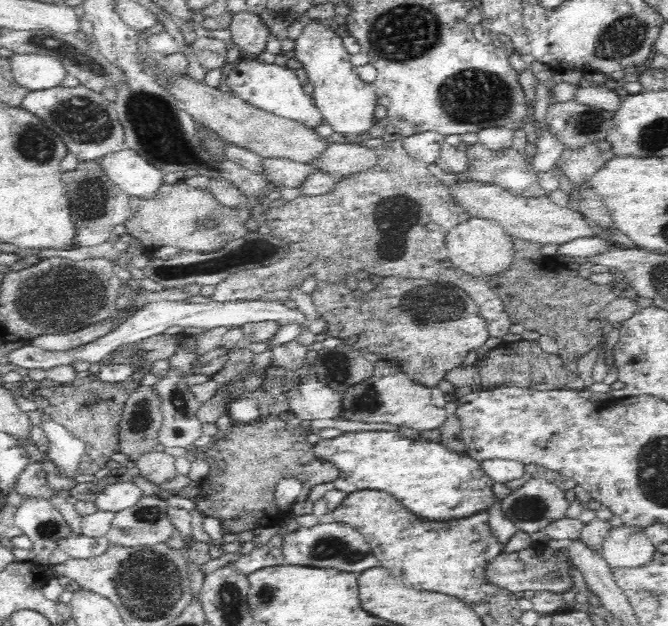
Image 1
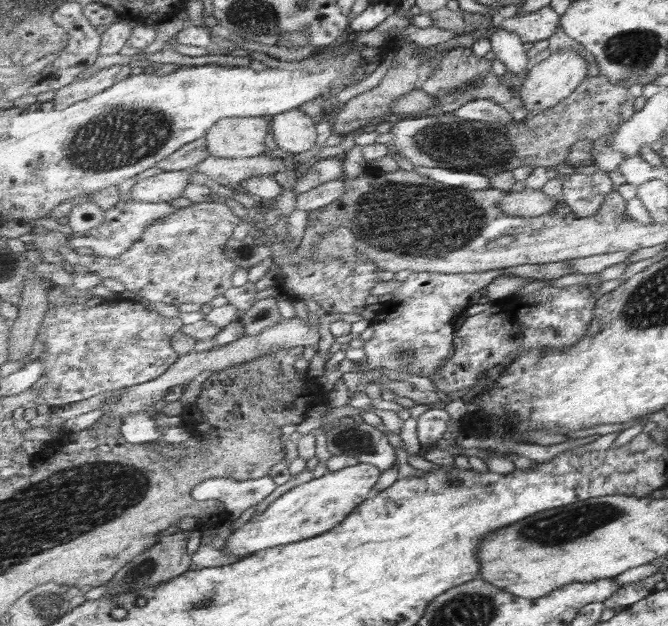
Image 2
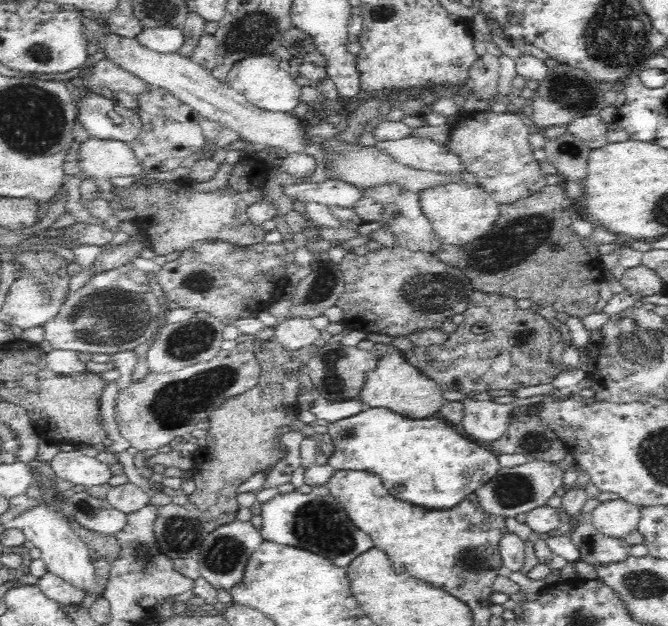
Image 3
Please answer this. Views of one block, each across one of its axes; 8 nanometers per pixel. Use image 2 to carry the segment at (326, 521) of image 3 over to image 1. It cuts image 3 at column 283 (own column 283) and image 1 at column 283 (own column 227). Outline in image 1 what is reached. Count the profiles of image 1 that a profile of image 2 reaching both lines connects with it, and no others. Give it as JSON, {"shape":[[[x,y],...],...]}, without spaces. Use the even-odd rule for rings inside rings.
{"shape":[[[318,523],[313,527],[298,527],[294,532],[284,536],[282,543],[286,565],[306,566],[312,568],[334,569],[356,576],[370,568],[379,567],[376,555],[370,545],[356,528],[344,523]]]}

